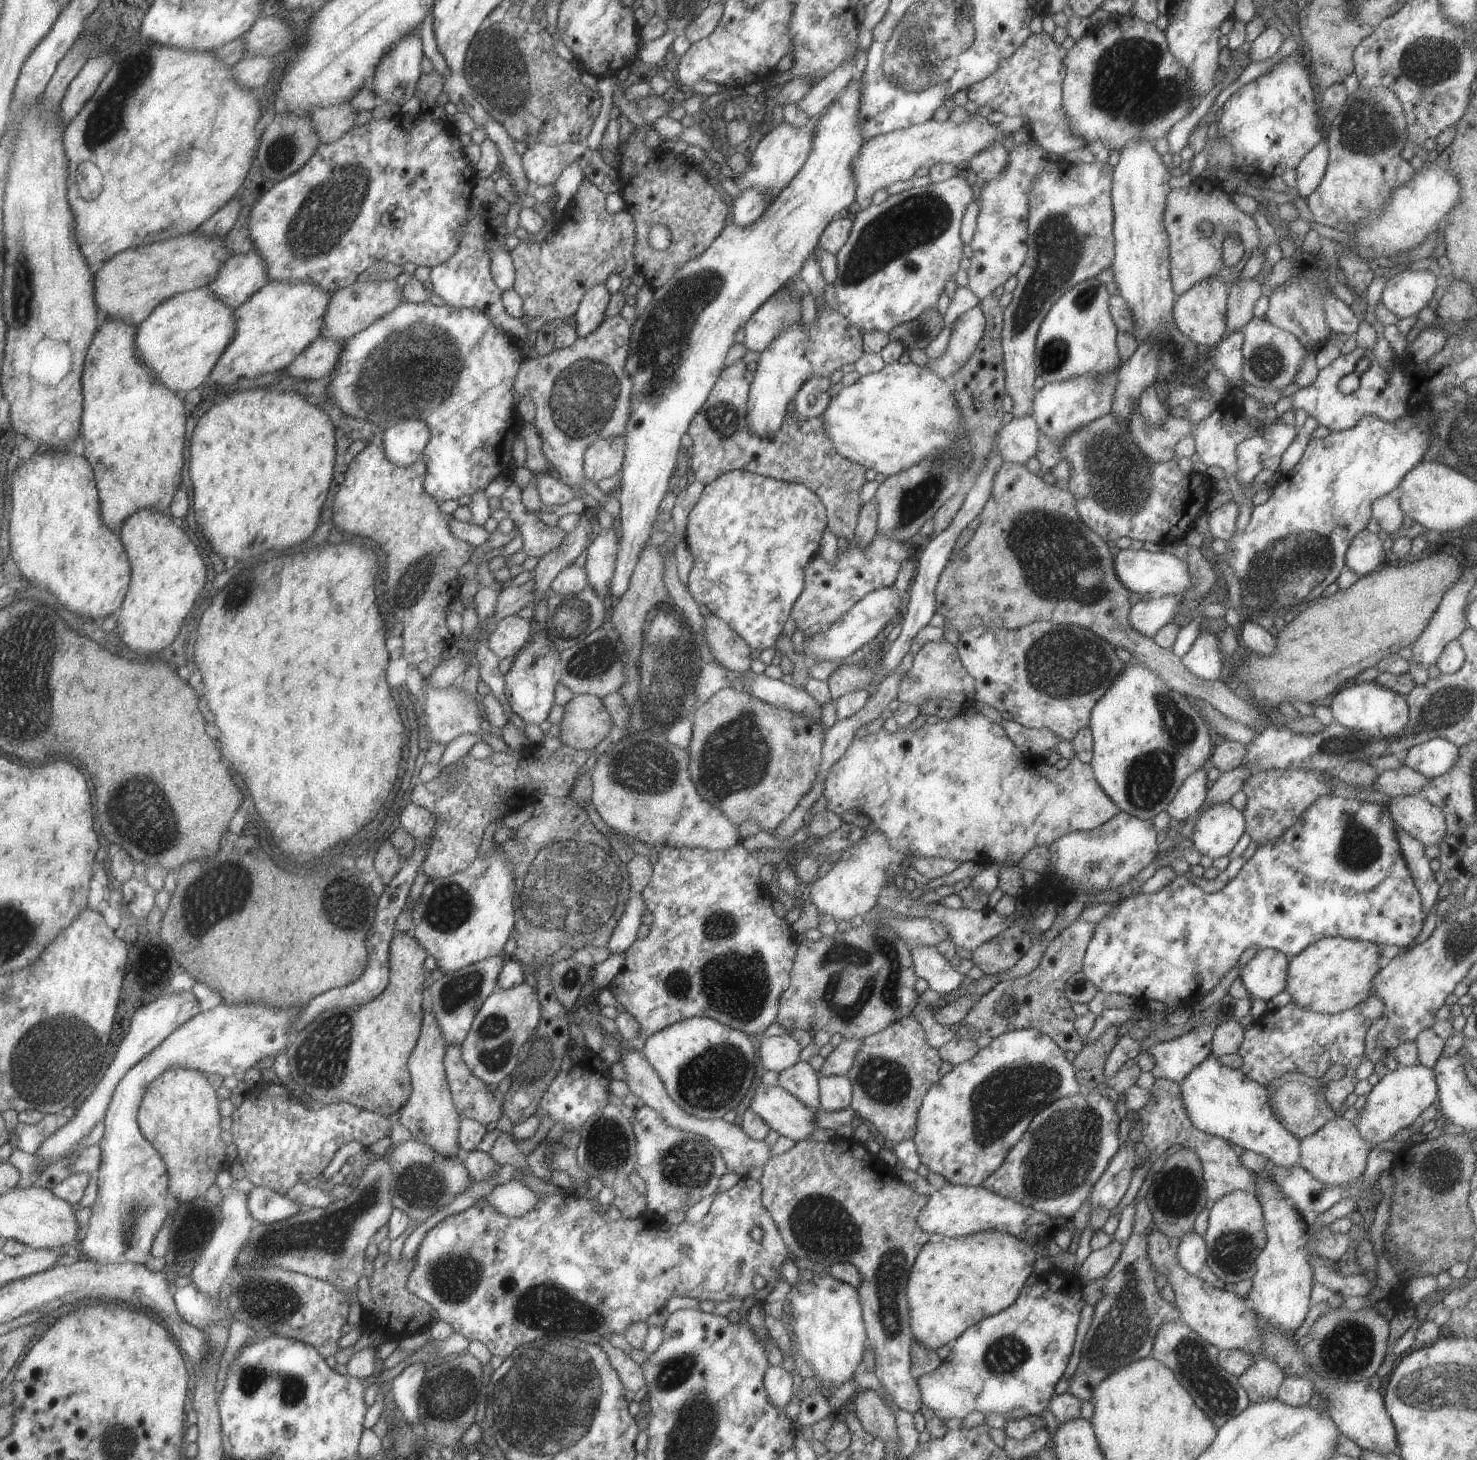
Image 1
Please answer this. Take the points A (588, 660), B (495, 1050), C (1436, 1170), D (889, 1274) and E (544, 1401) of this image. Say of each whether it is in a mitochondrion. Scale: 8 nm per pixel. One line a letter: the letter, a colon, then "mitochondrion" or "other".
A: mitochondrion
B: mitochondrion
C: mitochondrion
D: mitochondrion
E: mitochondrion

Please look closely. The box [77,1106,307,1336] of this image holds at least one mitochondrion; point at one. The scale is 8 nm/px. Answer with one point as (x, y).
(274, 1301)

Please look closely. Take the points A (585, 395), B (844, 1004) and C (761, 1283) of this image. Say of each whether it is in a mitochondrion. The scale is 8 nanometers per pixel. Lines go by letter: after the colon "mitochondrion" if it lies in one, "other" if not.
A: mitochondrion
B: mitochondrion
C: other

